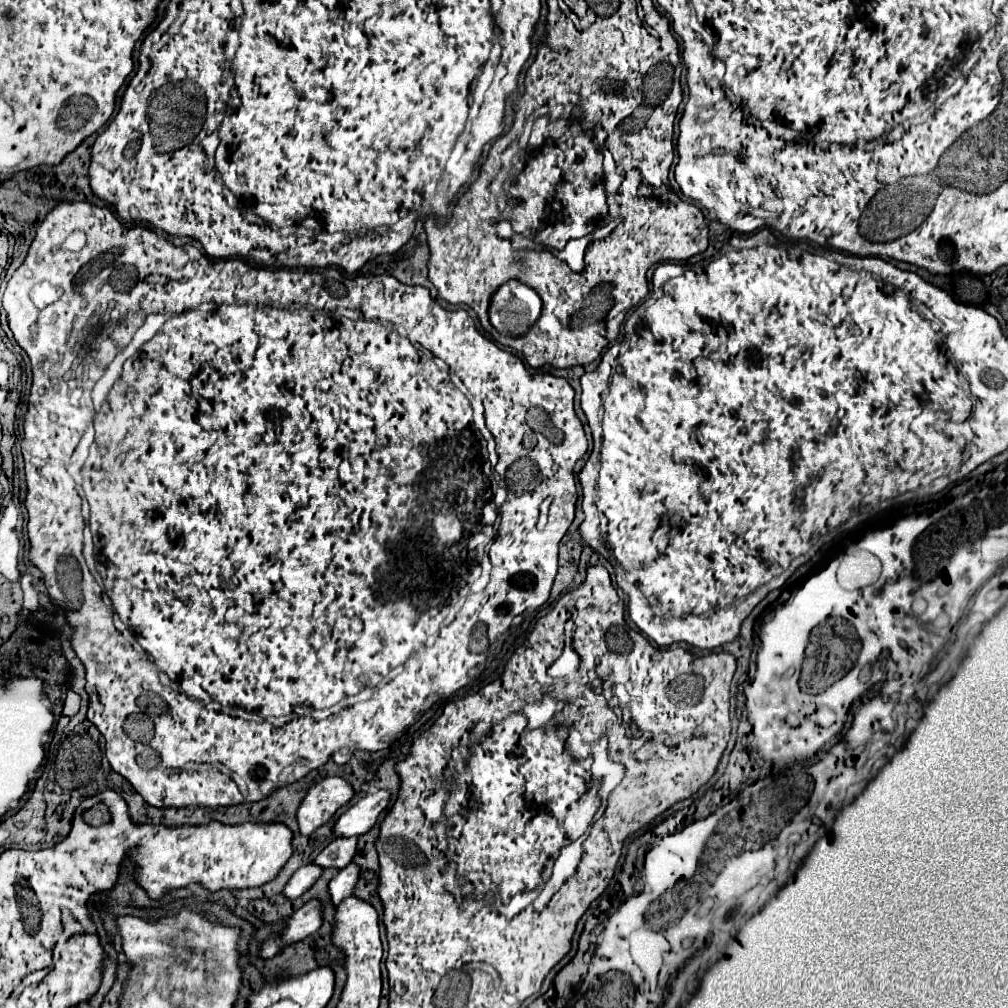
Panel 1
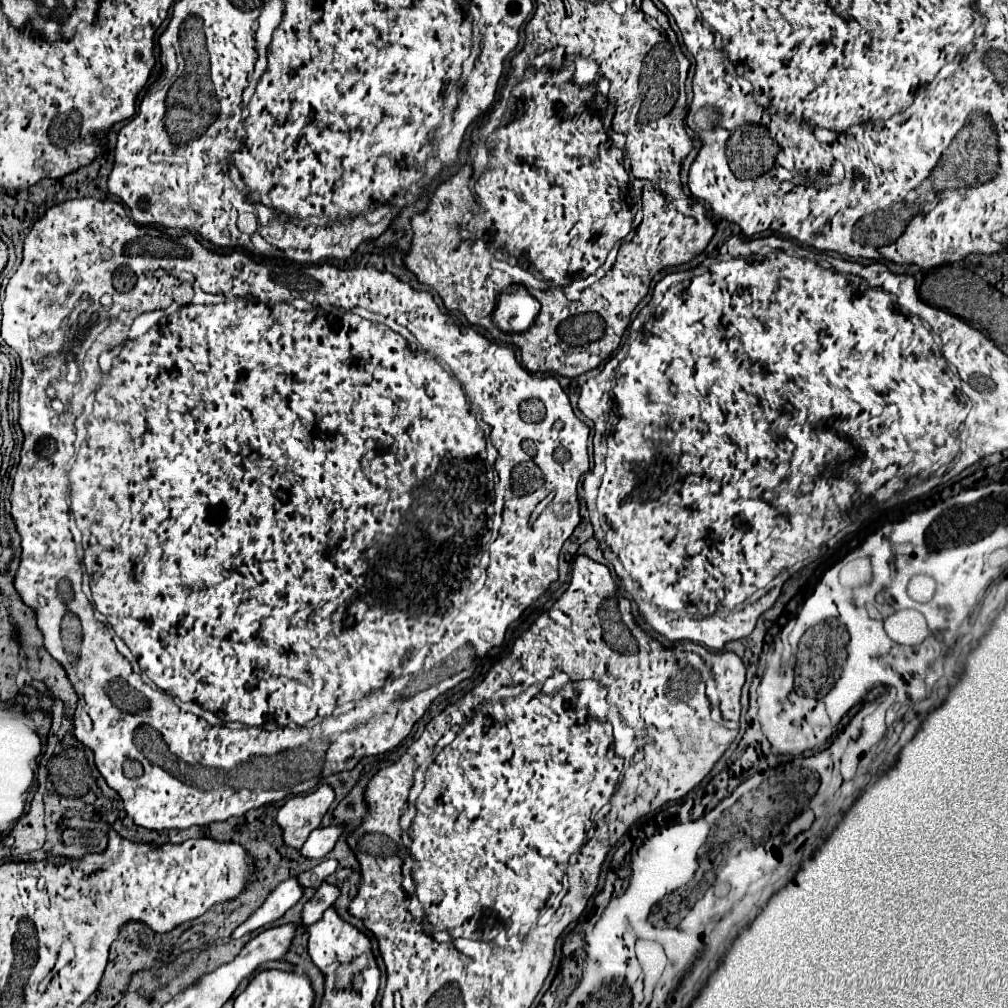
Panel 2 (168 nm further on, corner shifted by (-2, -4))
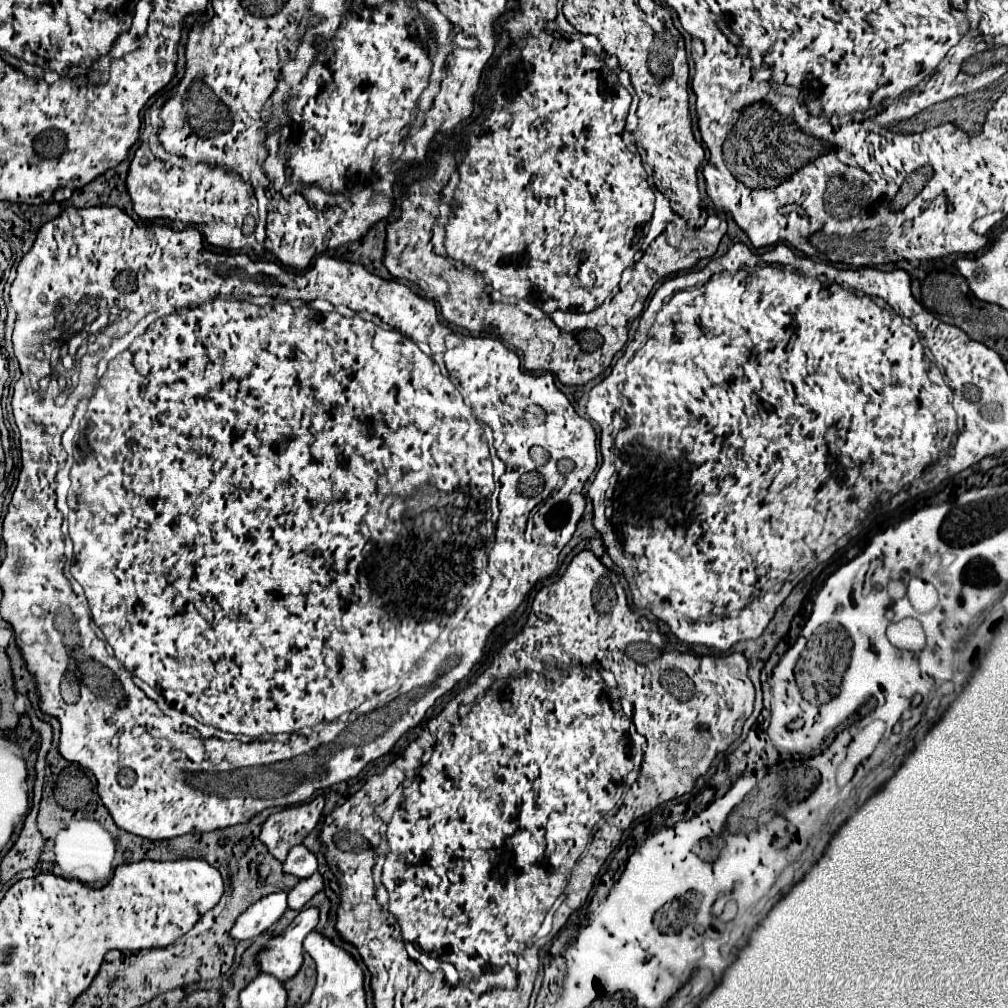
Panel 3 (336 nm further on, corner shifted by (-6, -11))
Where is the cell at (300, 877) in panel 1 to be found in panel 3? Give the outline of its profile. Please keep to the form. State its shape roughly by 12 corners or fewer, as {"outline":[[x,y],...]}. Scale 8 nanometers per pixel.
{"outline":[[285,891],[259,899],[233,925],[233,939],[255,939],[287,909]]}

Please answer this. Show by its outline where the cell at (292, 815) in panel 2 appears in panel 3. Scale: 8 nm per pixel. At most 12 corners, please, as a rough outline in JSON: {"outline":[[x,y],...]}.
{"outline":[[325,797],[277,811],[259,839],[283,861],[323,817]]}

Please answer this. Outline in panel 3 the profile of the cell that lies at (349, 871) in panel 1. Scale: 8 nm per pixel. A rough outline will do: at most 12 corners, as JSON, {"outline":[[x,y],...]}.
{"outline":[[317,907],[303,909],[259,953],[261,971],[281,983],[303,963],[303,939],[317,927]]}

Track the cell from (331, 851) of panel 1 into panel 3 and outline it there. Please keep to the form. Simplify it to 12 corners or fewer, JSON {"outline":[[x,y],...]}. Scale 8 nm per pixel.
{"outline":[[321,873],[289,891],[289,909],[303,909],[323,889]]}

